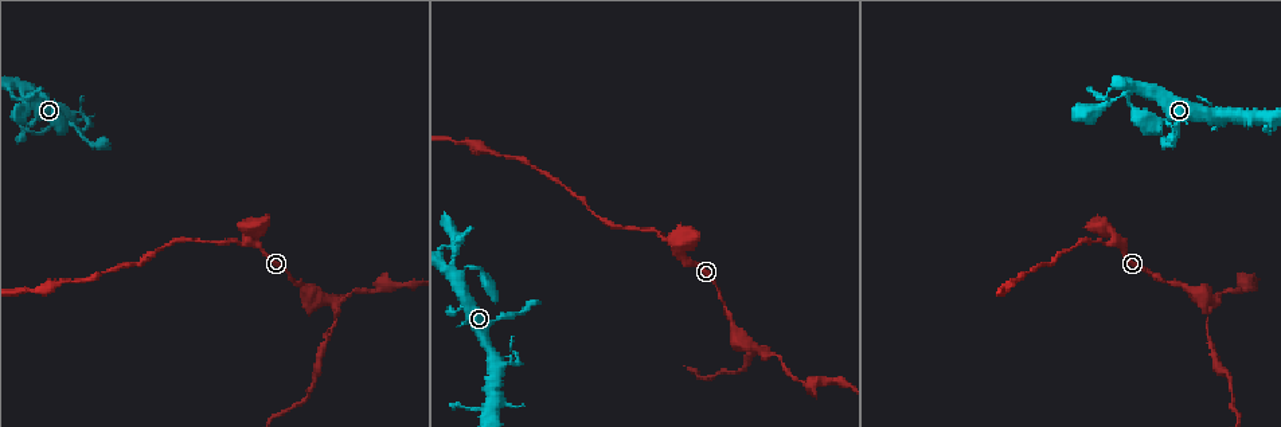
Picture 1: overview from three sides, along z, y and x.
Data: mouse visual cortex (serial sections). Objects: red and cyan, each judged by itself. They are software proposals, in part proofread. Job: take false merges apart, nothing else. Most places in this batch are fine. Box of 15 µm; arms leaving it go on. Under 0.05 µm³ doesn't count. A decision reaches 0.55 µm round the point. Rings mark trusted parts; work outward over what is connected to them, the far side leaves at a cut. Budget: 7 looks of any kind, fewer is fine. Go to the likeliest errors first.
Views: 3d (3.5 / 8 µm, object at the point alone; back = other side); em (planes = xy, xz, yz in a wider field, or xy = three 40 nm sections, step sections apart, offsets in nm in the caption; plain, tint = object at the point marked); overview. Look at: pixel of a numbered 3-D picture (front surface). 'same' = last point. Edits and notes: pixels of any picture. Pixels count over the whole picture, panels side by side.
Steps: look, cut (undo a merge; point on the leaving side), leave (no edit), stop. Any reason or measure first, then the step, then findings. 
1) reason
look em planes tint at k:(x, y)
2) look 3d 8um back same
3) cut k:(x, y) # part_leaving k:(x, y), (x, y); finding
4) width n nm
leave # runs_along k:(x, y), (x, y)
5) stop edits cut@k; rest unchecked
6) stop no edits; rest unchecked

thick turns thin
look 3d 3.5um at 1:(1216, 303)

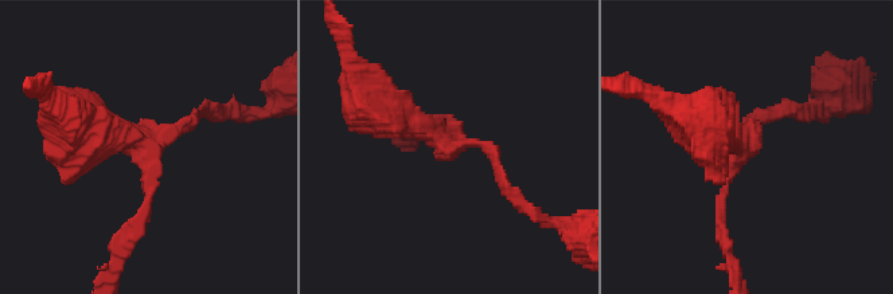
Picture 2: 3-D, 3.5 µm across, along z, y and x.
arms 3; arm_widths 150, 150, 500 nm; need the tissue
look em xy step 5 tint at 2:(740, 150)

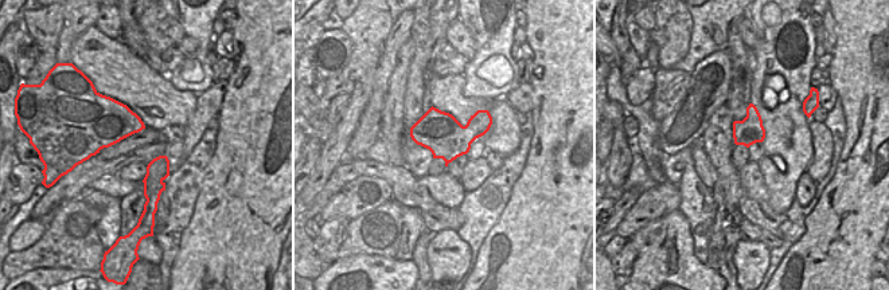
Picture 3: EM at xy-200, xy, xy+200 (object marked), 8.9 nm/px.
leave # runs_along 2:(367, 102), (479, 142), (500, 177); continuous, no second cell

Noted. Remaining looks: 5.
four-way junction
look 3d 3.5um at 1:(1135, 89)

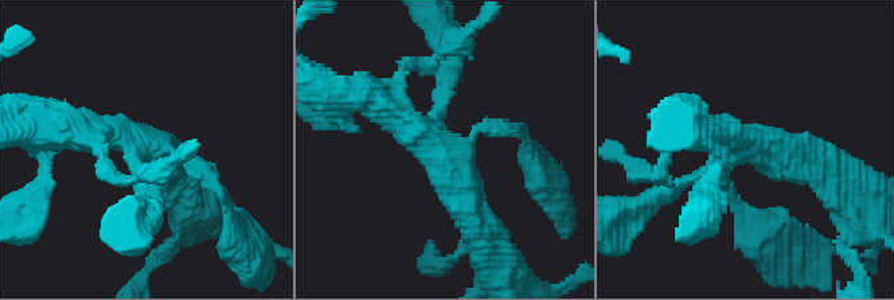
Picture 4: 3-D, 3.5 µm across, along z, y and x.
arms 4; arm_widths 150, 150, 400, 400 nm; now the EM
look em xy step 2 tint at 4:(753, 149)

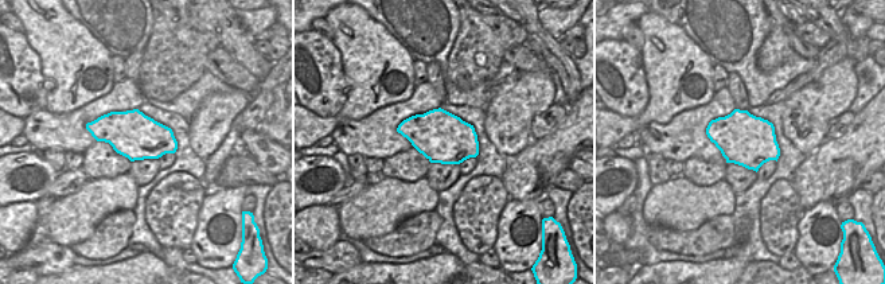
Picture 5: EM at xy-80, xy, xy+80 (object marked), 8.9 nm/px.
width 460 nm
leave # runs_along 4:(483, 234), (437, 137), (445, 82); continuous, no second cell

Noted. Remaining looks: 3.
calibre changes
look 3d 3.5um at 1:(1101, 242)

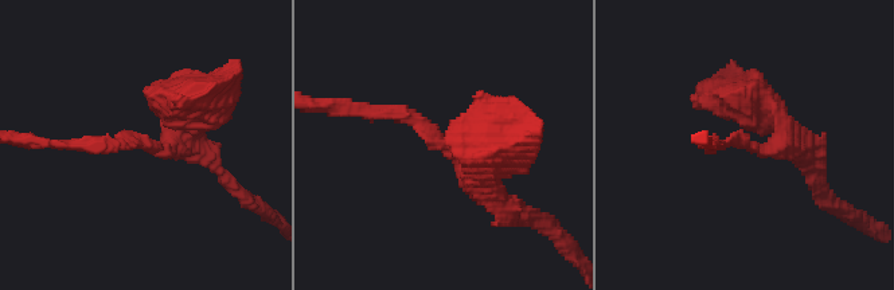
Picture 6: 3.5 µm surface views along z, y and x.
look em planes tint at 6:(142, 144)

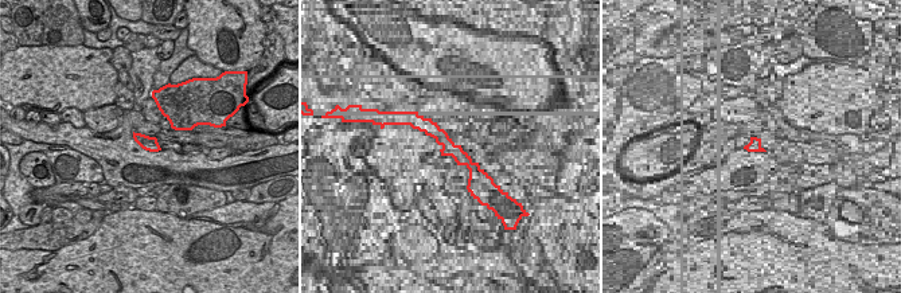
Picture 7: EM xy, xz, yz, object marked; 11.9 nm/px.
leave # runs_along 6:(507, 203), (412, 114), (366, 110); one cell here

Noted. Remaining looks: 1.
stop no edits; rest unchecked

